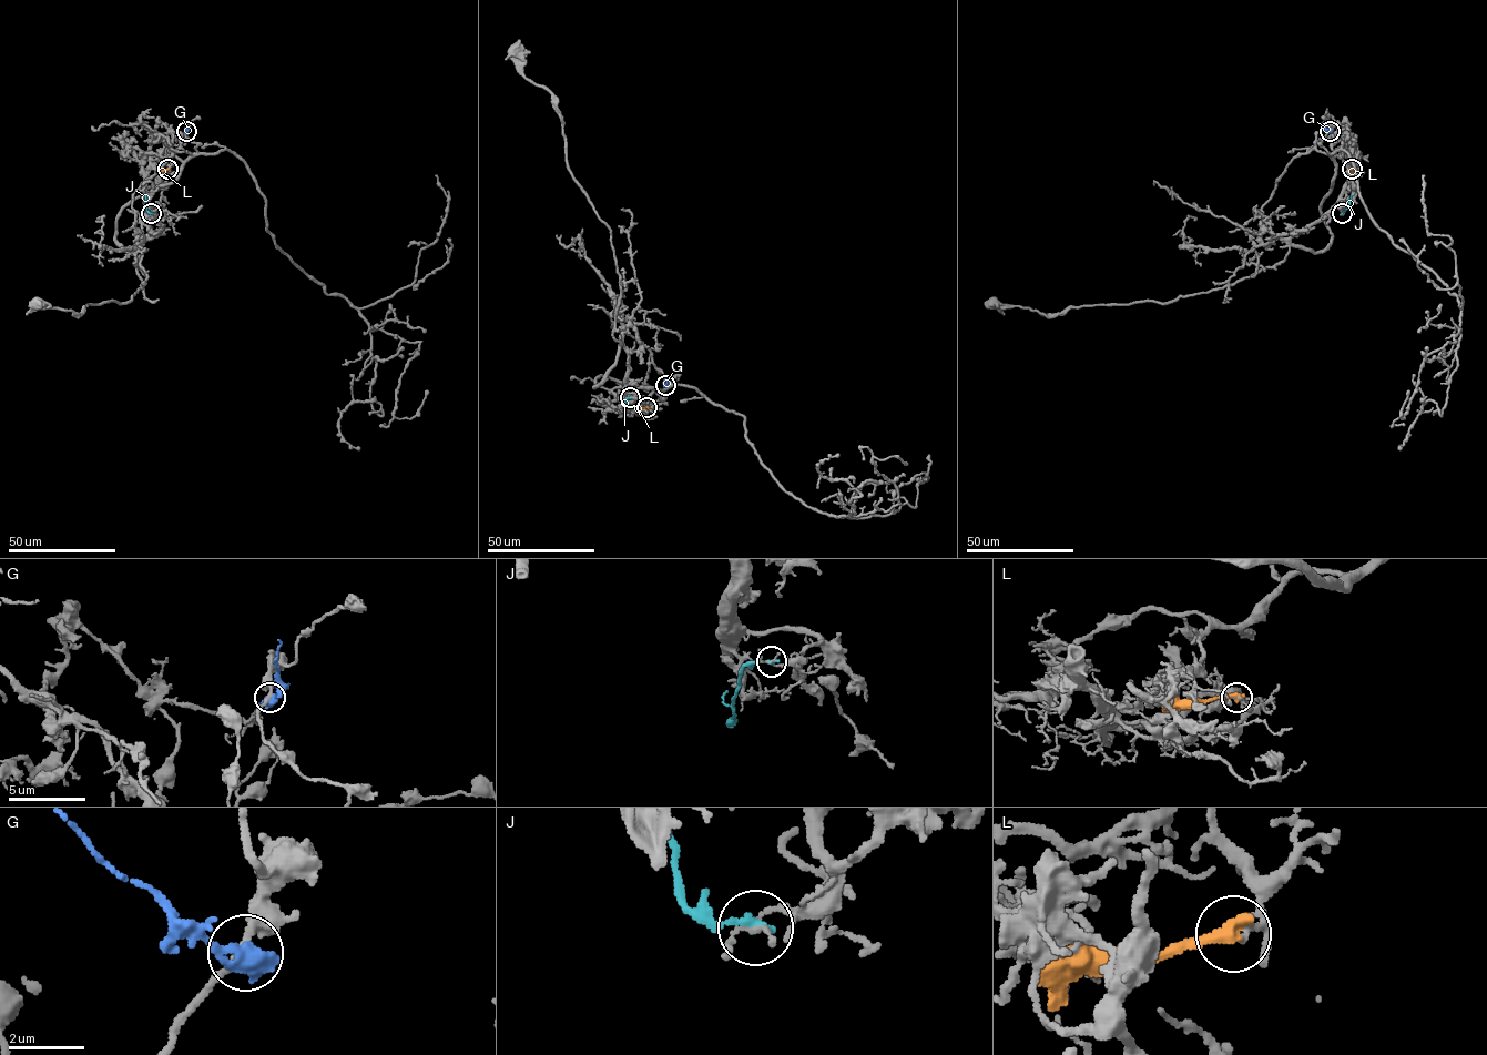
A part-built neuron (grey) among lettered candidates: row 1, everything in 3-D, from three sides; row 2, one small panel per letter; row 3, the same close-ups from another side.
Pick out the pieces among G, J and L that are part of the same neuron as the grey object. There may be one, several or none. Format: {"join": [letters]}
{"join": []}

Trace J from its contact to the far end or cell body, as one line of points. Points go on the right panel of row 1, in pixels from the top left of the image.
J: (1342, 213), (1352, 194)

